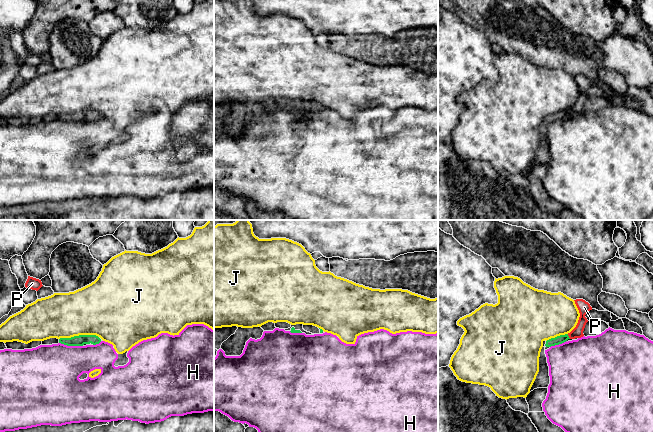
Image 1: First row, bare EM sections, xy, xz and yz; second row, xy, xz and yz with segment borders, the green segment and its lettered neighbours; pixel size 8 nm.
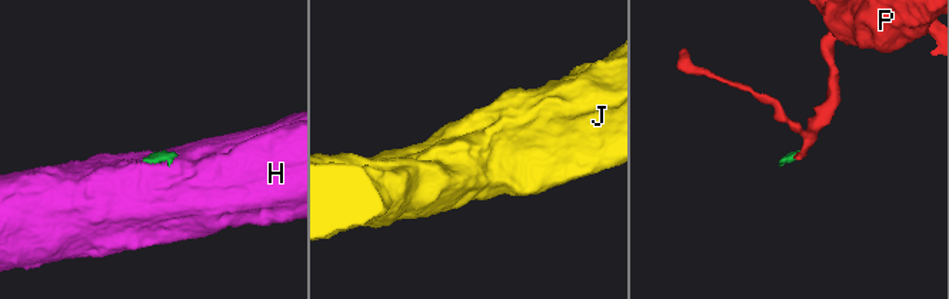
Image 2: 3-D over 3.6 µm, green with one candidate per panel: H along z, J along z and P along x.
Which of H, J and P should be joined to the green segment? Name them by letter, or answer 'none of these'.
none of these

